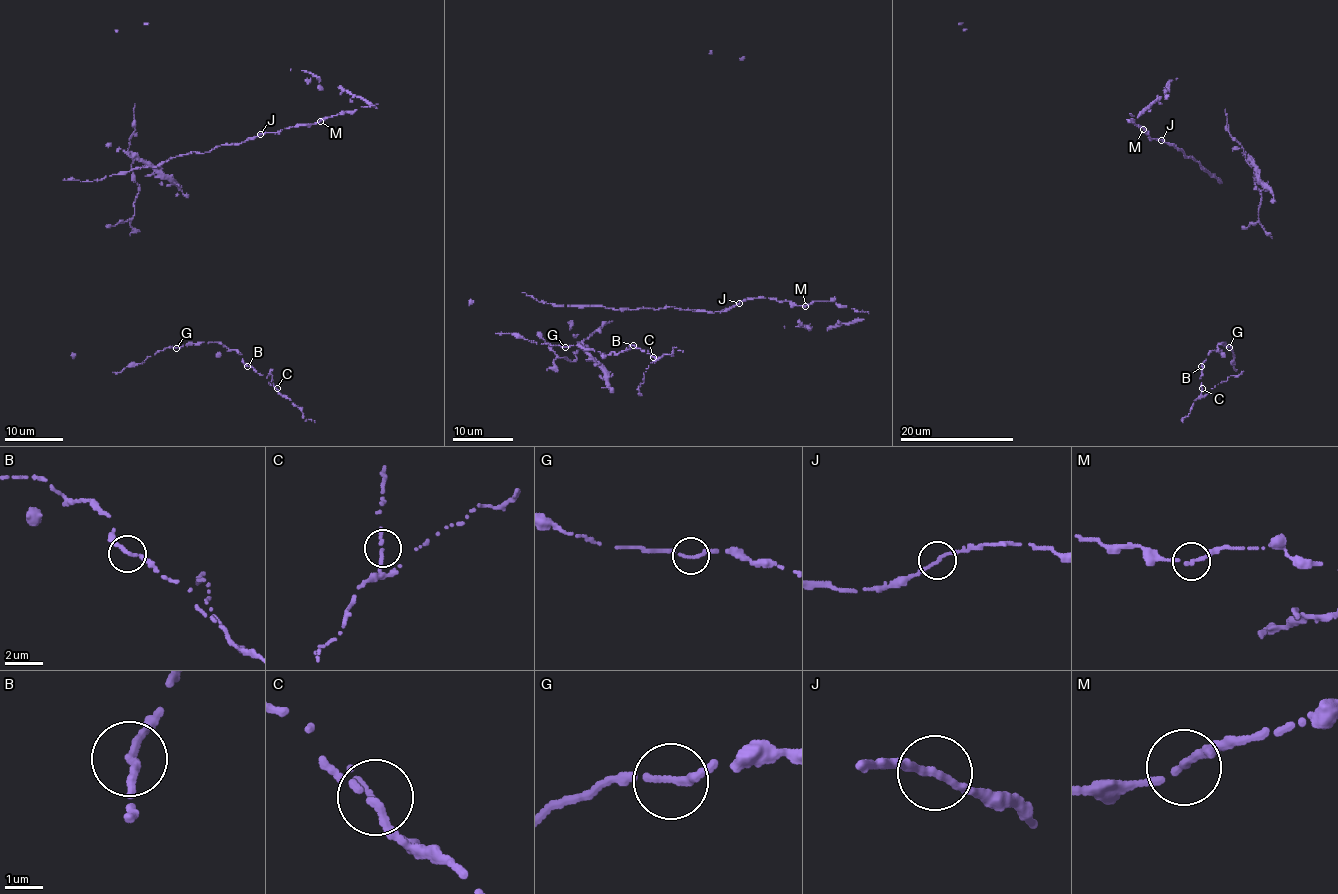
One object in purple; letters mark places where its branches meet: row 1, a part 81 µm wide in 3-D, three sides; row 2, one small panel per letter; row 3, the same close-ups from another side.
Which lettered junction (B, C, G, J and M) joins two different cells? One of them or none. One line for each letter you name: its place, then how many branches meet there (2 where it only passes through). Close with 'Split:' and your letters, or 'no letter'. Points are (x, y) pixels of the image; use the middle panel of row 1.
Split: no letter

